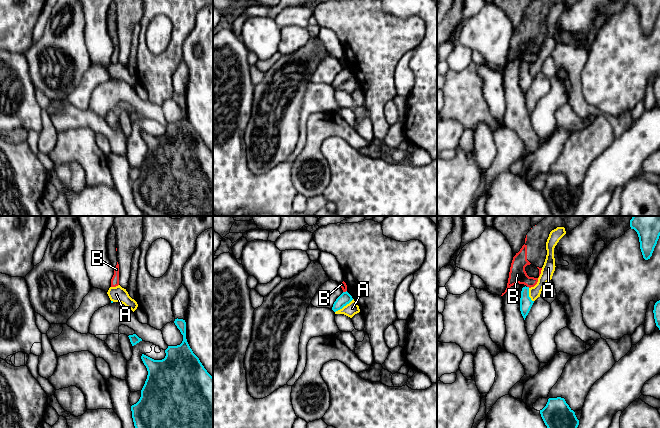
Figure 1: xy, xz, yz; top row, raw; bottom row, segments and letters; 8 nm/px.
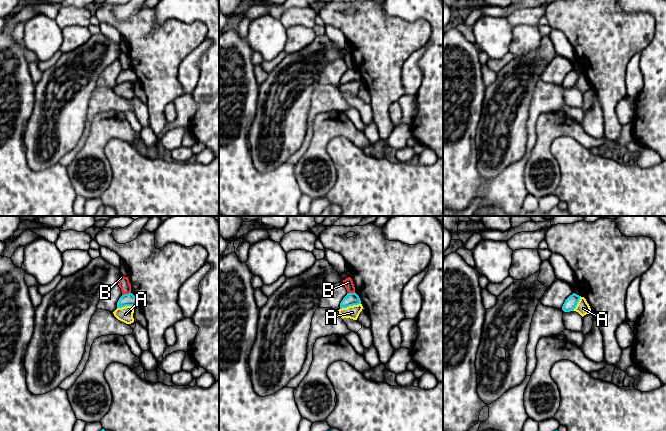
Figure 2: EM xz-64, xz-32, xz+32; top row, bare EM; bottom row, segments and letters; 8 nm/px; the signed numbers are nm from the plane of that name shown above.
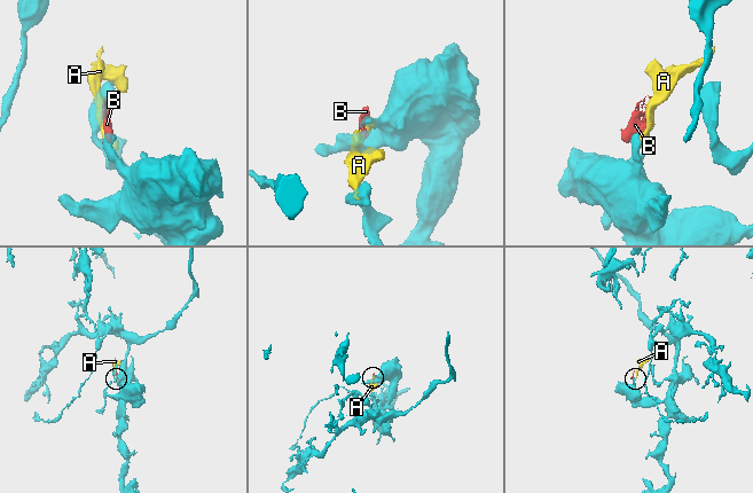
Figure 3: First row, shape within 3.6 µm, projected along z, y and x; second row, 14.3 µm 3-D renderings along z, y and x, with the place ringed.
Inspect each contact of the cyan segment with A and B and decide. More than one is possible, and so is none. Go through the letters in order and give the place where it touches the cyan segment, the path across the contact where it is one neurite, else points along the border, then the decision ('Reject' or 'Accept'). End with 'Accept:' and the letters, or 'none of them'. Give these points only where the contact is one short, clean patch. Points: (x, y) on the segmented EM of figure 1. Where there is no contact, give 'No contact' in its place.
A: Touches cyan at xz (344, 305). Boundary: xz (353, 299), (335, 312). Reject
B: Touches cyan at xz (344, 292). Boundary: xz (346, 290), (343, 292). Reject
Accept: none of them

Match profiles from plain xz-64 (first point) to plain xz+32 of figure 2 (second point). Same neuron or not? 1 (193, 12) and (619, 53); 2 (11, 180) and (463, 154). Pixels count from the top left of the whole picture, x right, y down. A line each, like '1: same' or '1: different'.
1: different
2: same

